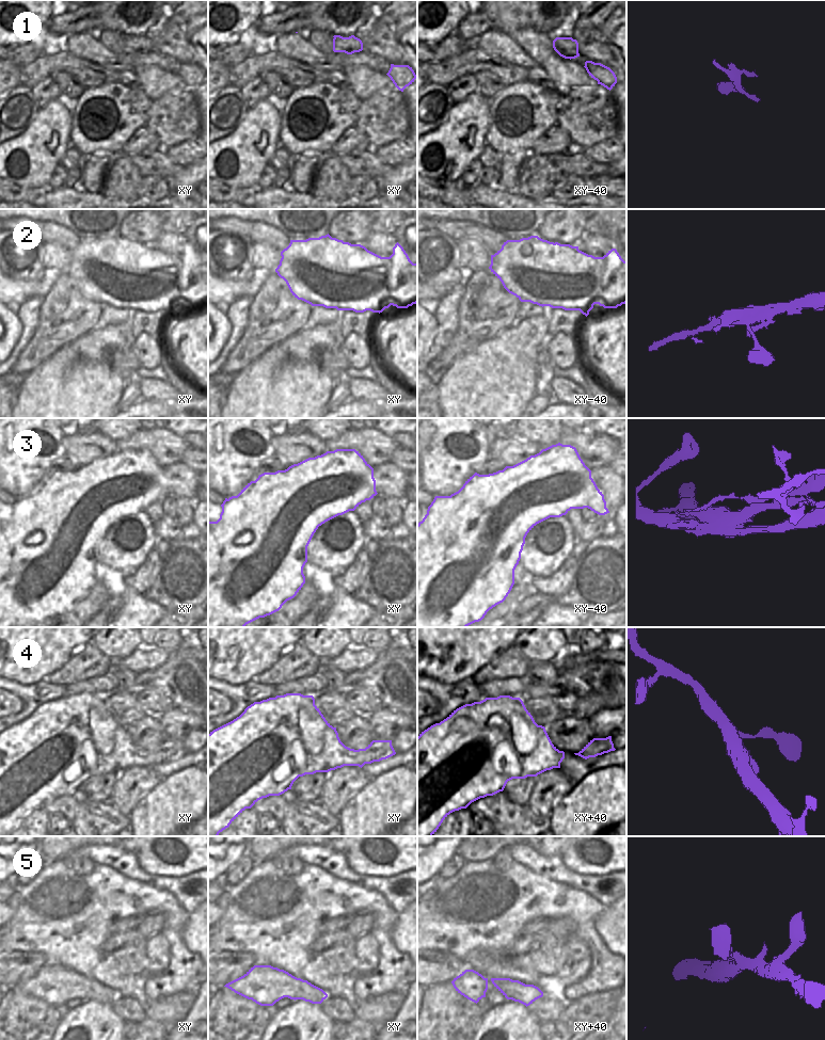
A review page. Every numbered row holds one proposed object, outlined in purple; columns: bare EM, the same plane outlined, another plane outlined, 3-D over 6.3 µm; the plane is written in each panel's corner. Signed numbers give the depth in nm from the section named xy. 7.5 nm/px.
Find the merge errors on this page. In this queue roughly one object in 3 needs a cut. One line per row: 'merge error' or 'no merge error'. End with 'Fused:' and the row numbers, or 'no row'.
1: merge error
2: merge error
3: merge error
4: no merge error
5: no merge error
Fused: 1, 2, 3

